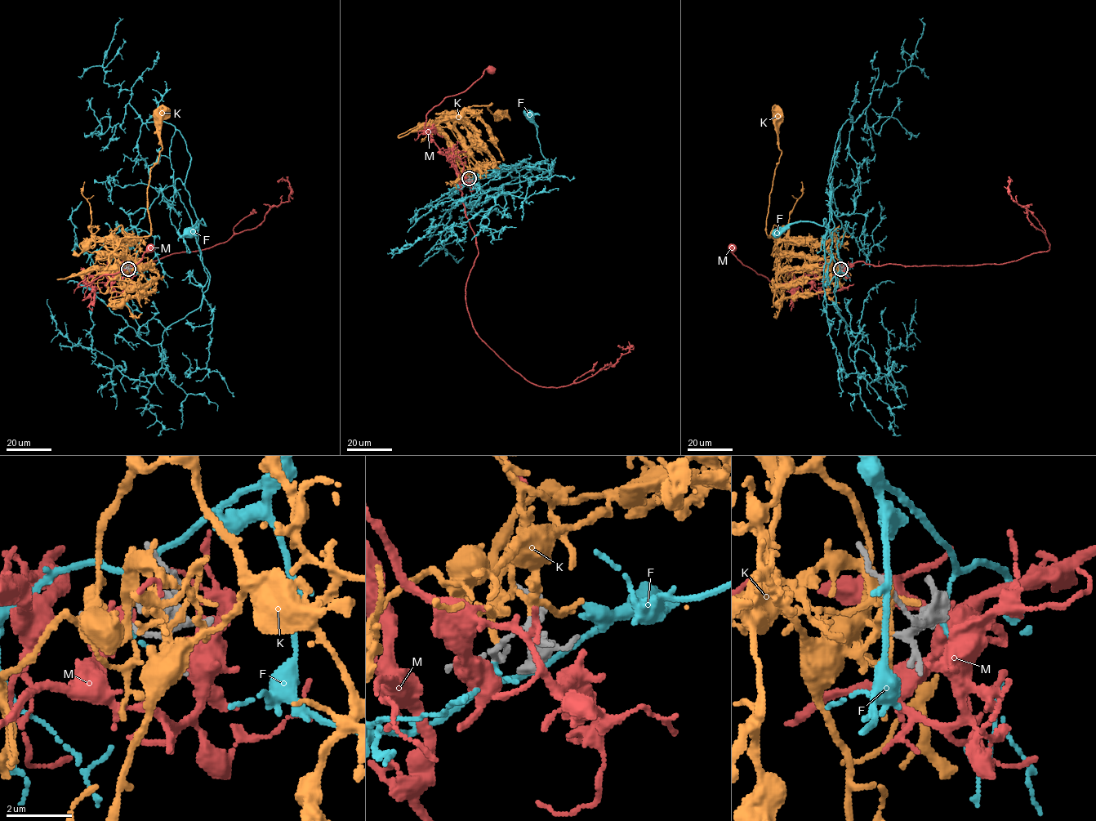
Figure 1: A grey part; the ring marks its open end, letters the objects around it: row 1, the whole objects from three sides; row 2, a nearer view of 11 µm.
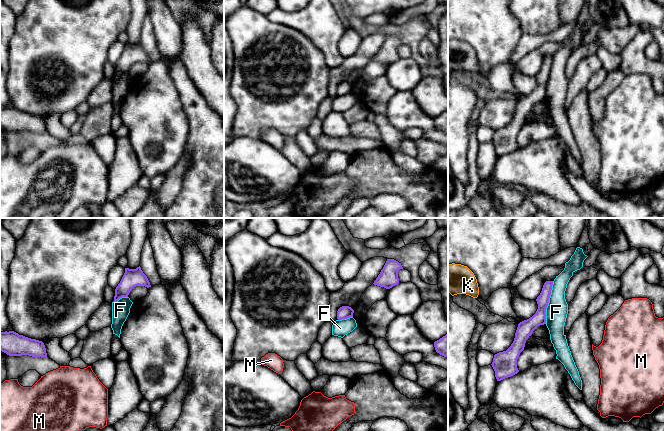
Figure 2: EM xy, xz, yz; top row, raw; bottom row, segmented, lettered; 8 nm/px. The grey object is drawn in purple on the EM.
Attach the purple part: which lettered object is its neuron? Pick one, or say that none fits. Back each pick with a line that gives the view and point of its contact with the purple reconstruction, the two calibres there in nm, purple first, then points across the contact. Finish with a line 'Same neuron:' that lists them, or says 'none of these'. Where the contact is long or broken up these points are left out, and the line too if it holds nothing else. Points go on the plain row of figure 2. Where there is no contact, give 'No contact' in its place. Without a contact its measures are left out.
K: No contact
Same neuron: K

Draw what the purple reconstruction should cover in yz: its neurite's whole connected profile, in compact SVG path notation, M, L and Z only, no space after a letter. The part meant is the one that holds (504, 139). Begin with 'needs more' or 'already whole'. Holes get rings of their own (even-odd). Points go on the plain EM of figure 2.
already whole; M546 57L536 77L538 85L536 89L527 96L518 100L515 114L511 122L503 128L494 131L492 143L495 147L497 157L511 153L519 148L517 135L524 126L526 116L540 101L546 100L546 84L549 79L553 57Z

